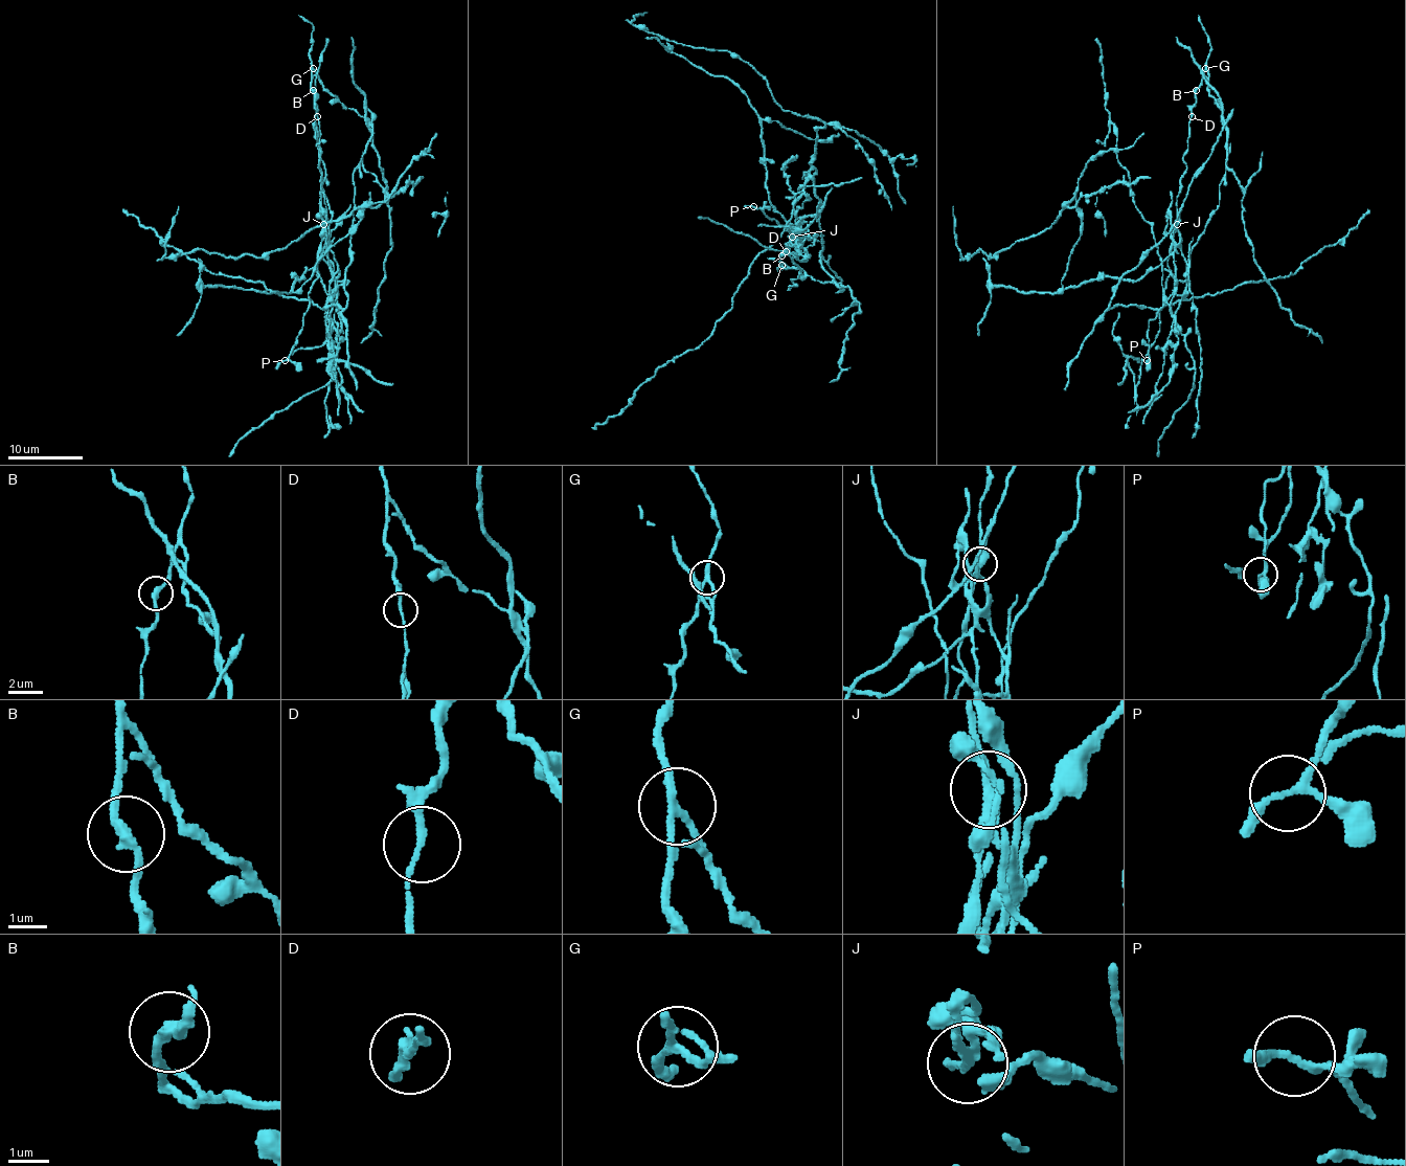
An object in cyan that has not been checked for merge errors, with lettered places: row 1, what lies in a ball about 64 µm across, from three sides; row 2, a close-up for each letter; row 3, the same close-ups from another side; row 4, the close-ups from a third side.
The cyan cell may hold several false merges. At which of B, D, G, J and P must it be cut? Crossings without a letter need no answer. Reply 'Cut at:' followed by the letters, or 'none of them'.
Cut at: G, J

